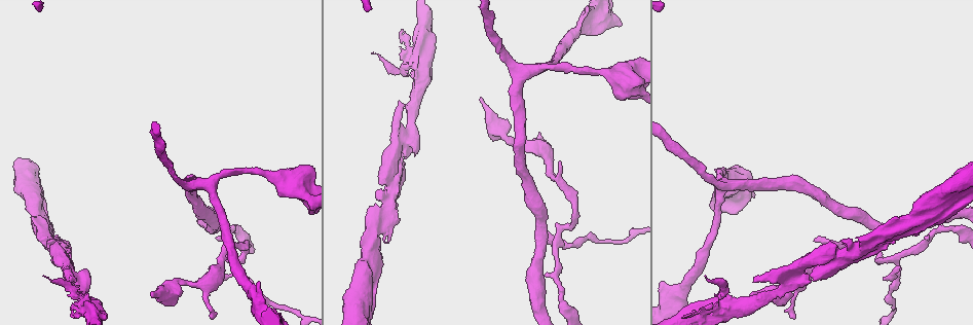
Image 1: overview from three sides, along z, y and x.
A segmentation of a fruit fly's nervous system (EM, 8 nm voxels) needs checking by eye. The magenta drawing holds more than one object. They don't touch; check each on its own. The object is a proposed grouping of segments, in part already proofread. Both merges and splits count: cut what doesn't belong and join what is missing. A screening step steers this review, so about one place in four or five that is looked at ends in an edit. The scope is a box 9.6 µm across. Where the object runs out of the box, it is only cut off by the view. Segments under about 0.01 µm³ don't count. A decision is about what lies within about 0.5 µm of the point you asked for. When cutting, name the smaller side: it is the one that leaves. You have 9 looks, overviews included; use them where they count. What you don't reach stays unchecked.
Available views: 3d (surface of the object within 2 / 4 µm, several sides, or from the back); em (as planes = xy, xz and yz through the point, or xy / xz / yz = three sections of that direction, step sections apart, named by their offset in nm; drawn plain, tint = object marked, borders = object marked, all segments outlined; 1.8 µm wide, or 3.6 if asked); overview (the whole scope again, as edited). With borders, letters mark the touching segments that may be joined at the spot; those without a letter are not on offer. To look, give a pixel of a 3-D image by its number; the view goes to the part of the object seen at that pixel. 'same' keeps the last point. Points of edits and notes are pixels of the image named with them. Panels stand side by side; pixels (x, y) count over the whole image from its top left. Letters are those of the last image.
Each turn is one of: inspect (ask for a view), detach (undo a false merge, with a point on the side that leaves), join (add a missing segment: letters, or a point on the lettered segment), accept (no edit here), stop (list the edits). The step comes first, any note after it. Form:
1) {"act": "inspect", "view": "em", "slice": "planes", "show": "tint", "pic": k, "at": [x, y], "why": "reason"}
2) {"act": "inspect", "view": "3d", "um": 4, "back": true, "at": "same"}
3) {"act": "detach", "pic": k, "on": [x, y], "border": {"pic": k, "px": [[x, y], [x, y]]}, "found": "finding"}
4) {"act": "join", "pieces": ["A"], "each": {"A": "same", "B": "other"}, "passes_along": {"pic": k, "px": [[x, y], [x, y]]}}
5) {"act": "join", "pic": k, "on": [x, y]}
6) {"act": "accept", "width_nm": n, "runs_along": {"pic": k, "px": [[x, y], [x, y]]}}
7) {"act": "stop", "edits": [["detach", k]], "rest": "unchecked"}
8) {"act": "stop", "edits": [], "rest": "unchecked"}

{"act": "inspect", "view": "em", "slice": "xy", "step": 8, "show": "tint", "pic": 1, "at": [386, 242], "why": "branch stops here"}

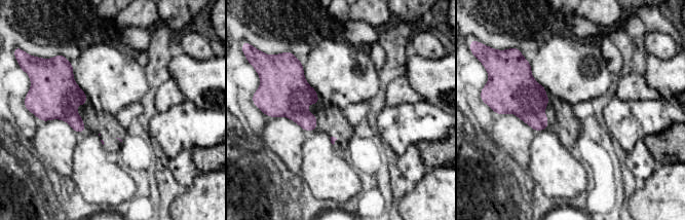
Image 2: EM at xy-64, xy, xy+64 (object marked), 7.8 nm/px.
{"act": "inspect", "view": "em", "slice": "planes", "show": "borders", "at": "same"}

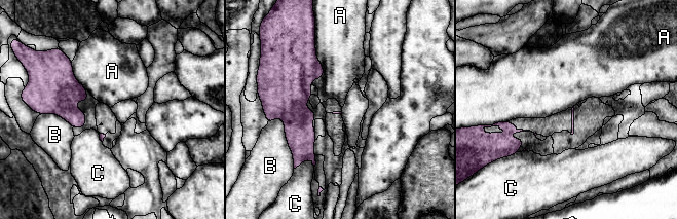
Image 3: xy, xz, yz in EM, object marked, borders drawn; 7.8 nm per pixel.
{"act": "accept", "each": {"A": "other", "B": "other", "C": "other"}, "border": {"pic": 3, "px": [[314, 43], [323, 74], [313, 80]]}, "found": "none of them fits"}

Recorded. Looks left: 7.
{"act": "inspect", "view": "em", "slice": "planes", "show": "borders", "pic": 1, "at": [816, 239], "why": "tapers out"}

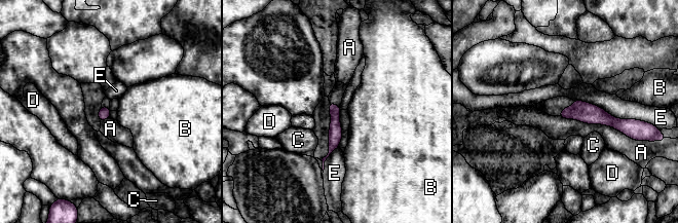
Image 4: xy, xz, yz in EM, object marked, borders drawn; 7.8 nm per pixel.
{"act": "accept", "each": {"A": "other", "B": "other", "C": "other", "D": "other", "E": "other"}, "runs_along": {"pic": 4, "px": [[563, 114], [628, 121]]}, "found": "none of them fits"}

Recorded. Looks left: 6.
{"act": "inspect", "view": "em", "um": 3.6, "slice": "xz", "step": 8, "show": "tint", "pic": 1, "at": [737, 193], "why": "arms part here"}

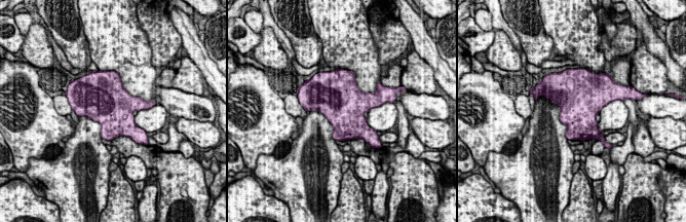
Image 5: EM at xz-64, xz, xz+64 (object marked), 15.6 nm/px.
{"act": "inspect", "view": "em", "um": 3.6, "slice": "planes", "show": "borders", "at": "same"}

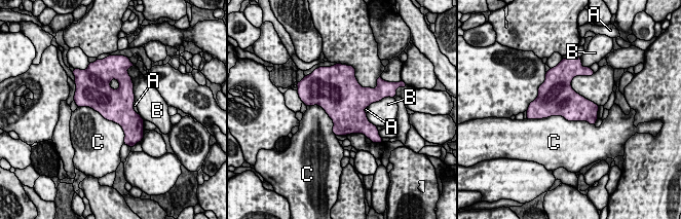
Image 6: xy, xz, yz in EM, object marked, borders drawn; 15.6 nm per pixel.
{"act": "accept", "each": {"A": "other", "B": "other", "C": "other"}, "border": {"pic": 6, "px": [[78, 107], [116, 122], [124, 142]]}, "found": "continuous, no second neuron"}

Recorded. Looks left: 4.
{"act": "inspect", "view": "3d", "um": 2, "pic": 1, "at": [538, 71], "why": "looks like a crossing"}

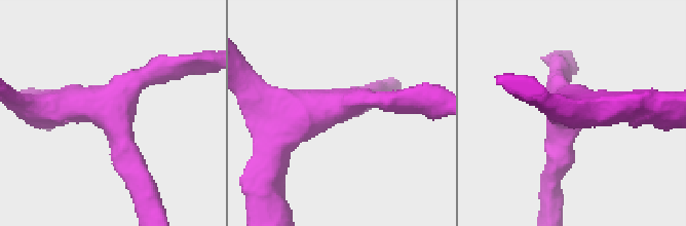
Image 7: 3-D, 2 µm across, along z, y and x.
{"act": "inspect", "view": "em", "um": 3.6, "slice": "xy", "step": 8, "show": "borders", "pic": 7, "at": [335, 106], "arms": 4}

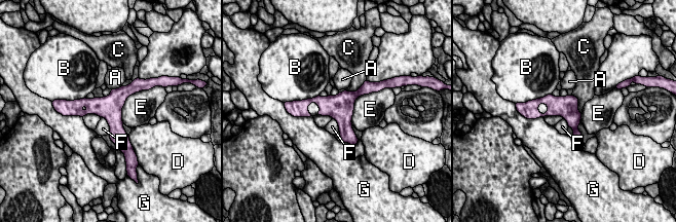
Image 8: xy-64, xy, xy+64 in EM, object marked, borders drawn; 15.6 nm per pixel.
{"act": "accept", "width_nm": 360, "longest_contact_nm": ["E", 550], "each": {"A": "other", "B": "other", "C": "other", "D": "other", "E": "other", "F": "other", "G": "other"}, "found": "one neuron here"}

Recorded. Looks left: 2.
{"act": "stop", "edits": [], "rest": "unchecked"}

